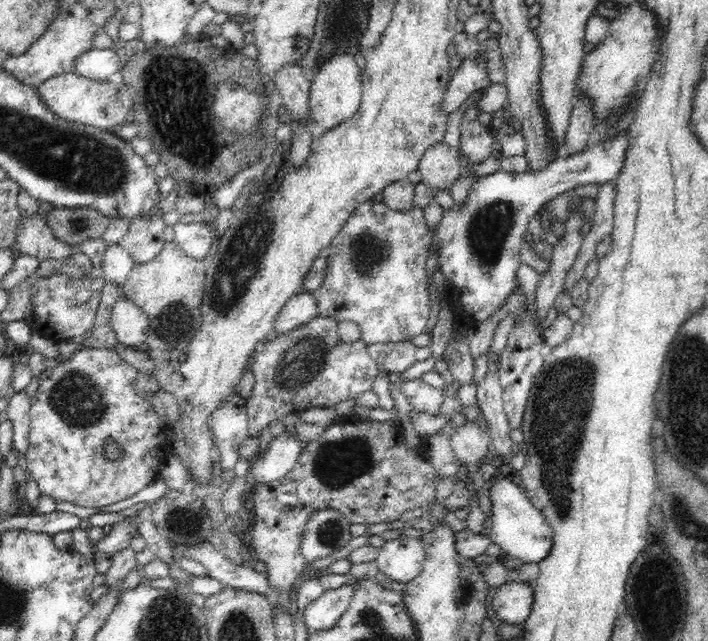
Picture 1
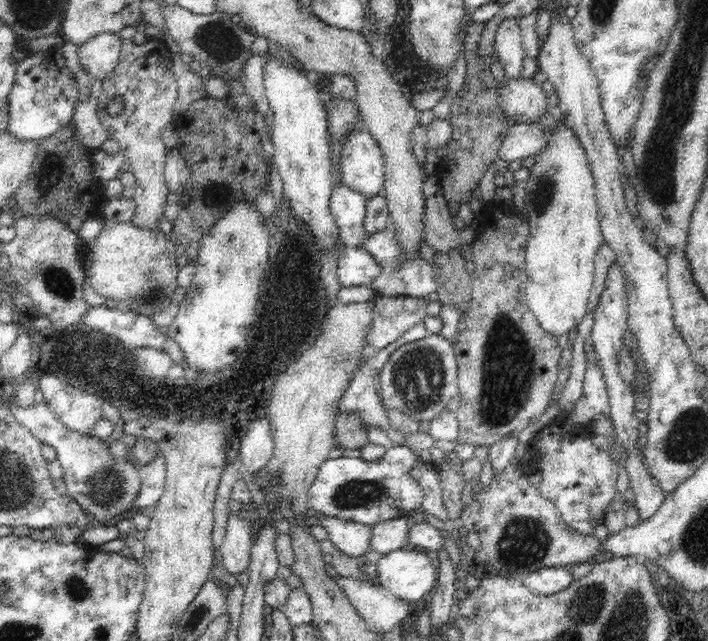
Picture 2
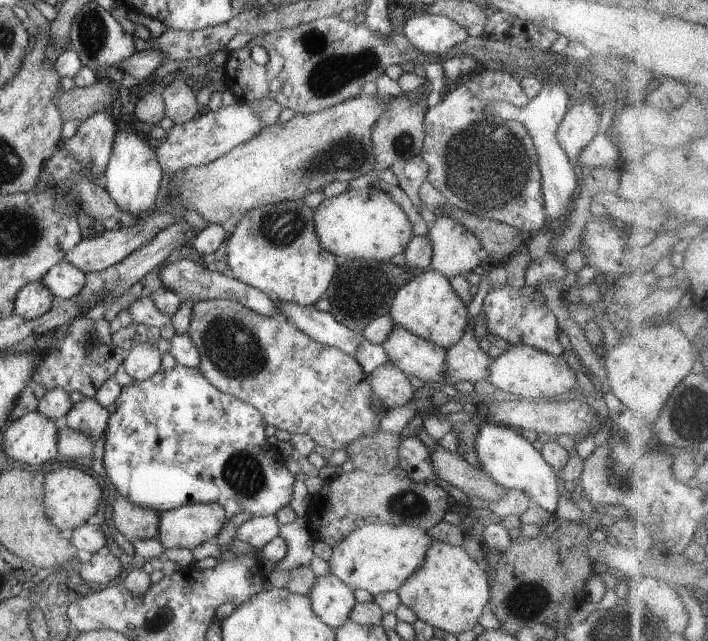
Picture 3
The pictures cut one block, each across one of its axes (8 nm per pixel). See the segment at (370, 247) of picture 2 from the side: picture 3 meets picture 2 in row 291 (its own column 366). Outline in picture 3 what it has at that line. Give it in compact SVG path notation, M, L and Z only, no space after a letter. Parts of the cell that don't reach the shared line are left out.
M208 299L193 303L189 326L187 334L201 354L201 364L197 367L206 380L218 390L250 403L268 426L286 430L291 435L310 436L328 452L345 449L358 437L378 431L383 413L372 404L372 387L358 361L338 348L312 340L290 324L280 311L276 316L264 316L238 302Z

